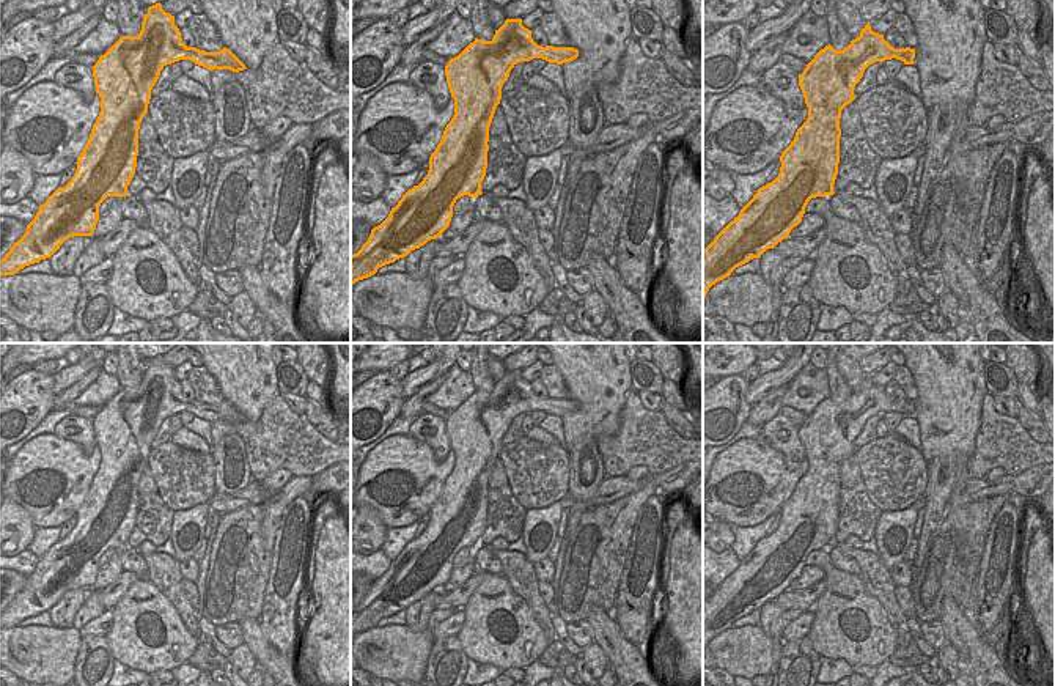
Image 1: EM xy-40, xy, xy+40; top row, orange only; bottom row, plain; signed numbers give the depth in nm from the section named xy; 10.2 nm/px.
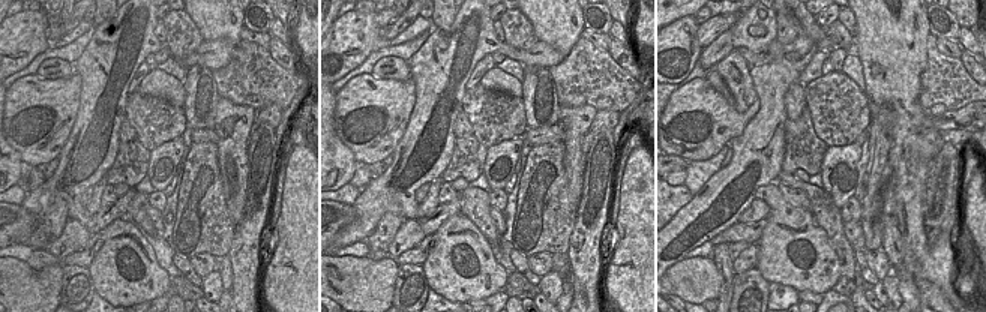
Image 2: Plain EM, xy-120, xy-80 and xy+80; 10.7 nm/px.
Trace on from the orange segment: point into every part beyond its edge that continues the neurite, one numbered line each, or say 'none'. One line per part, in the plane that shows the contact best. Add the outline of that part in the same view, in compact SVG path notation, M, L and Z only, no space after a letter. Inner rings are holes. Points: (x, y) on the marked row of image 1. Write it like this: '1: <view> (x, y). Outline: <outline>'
none

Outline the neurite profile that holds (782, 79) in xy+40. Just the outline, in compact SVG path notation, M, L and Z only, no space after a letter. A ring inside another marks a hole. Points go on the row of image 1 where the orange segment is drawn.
M777 61L761 74L761 83L783 102L788 118L796 118L805 107L805 98L799 87L799 74L783 61Z

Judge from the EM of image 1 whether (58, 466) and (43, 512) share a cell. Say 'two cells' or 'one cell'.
one cell

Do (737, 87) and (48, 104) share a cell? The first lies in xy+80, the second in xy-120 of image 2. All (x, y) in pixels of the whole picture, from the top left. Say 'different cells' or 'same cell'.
different cells

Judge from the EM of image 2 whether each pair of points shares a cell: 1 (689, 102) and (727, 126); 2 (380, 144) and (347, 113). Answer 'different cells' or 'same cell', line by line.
1: same cell
2: same cell

